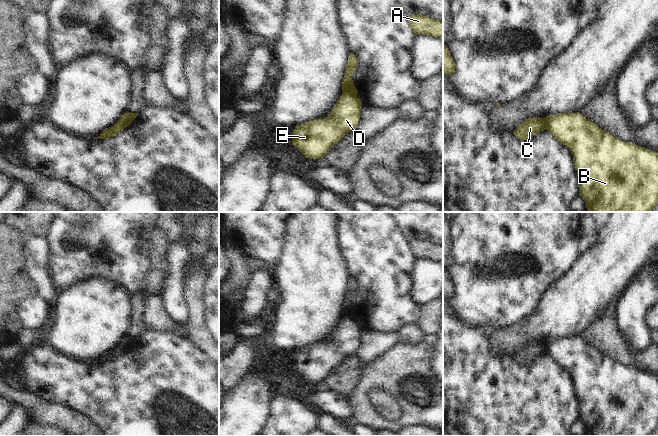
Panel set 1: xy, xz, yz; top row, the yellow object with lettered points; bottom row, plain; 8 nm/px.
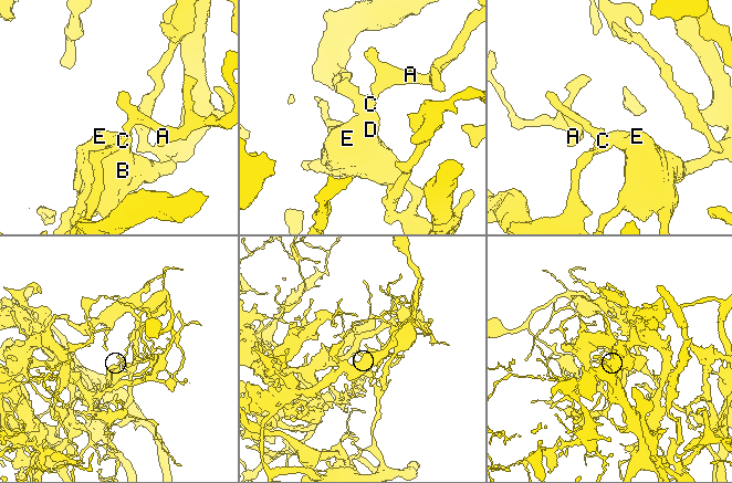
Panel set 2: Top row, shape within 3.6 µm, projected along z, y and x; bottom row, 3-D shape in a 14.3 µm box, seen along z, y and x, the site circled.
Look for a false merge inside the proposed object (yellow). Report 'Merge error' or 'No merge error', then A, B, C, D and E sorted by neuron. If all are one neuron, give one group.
Merge error. Groups: A C / B D E.

